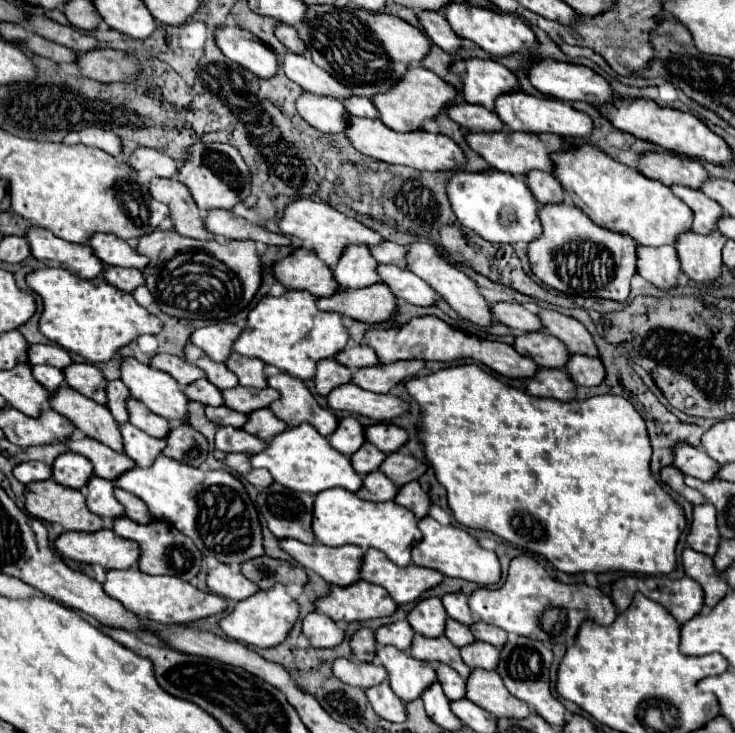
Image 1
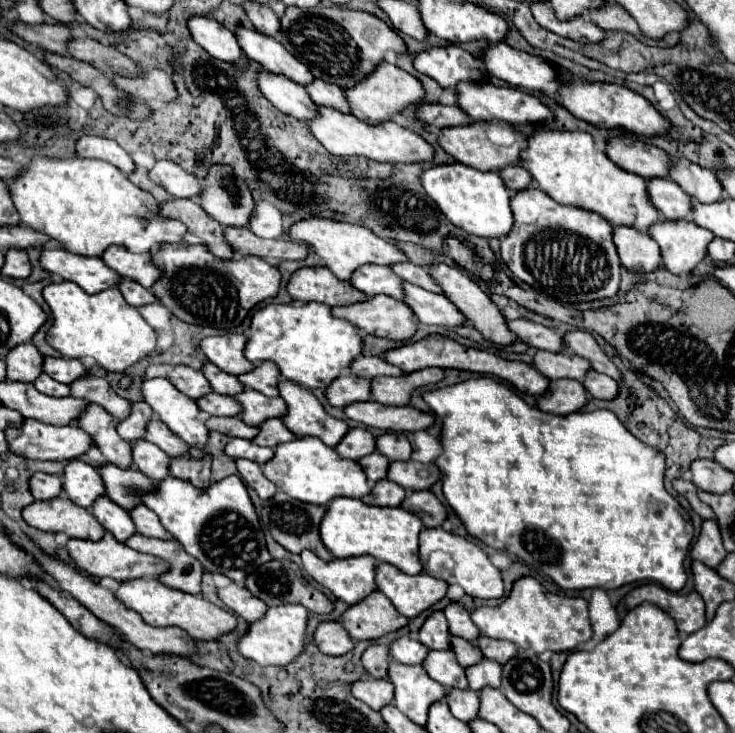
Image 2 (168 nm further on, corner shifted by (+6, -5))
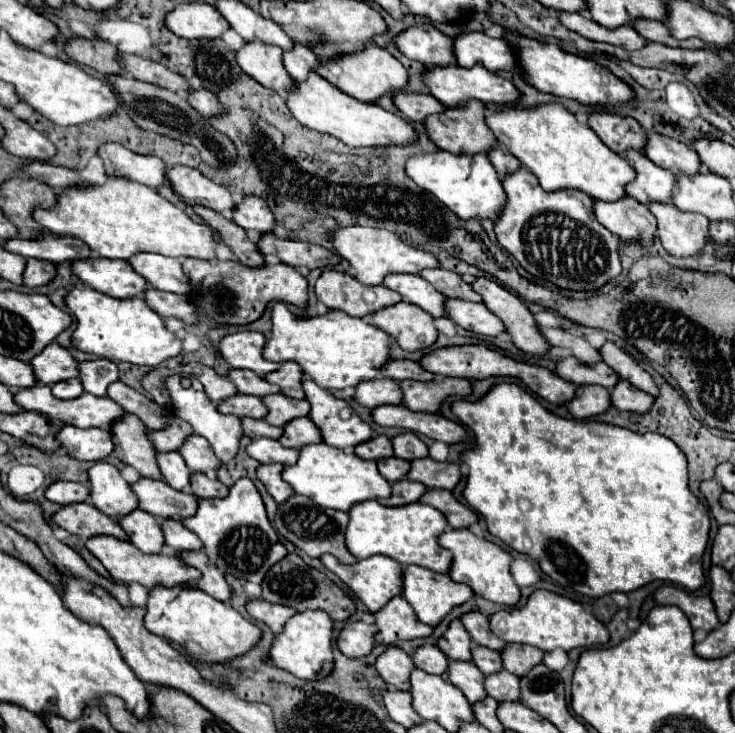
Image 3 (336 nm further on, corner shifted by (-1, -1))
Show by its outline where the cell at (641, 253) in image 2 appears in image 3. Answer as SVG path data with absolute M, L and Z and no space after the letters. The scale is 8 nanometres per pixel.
M623 195L617 201L595 201L593 199L593 213L597 221L607 227L611 233L619 235L623 243L641 243L651 245L657 223L647 205L637 203L631 195Z

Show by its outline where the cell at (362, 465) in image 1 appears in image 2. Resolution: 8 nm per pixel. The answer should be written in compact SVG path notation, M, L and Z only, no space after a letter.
M378 451L362 457L358 463L362 465L366 477L368 477L370 481L374 481L374 483L386 477L386 471L388 471L388 465L390 465L390 461L388 461L382 453L378 453Z

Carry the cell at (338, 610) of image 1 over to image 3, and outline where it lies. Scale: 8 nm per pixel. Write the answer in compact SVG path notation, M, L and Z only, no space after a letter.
M403 597L391 599L379 613L375 613L375 625L379 627L375 641L387 647L395 641L425 639L433 633L433 627L421 623L413 607Z

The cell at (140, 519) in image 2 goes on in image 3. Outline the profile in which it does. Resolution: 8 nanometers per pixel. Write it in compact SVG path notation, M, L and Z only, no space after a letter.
M165 519L161 521L161 527L165 531L165 545L177 553L181 551L201 551L203 543L193 535L193 531L185 529L181 521Z

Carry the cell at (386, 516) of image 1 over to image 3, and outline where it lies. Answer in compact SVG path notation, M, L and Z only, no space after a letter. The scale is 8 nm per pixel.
M363 501L351 507L347 525L347 549L357 559L367 559L371 555L387 555L401 565L419 565L435 573L447 573L453 561L451 551L443 549L437 539L447 529L441 511L425 503L409 503L403 507L383 507L377 501Z

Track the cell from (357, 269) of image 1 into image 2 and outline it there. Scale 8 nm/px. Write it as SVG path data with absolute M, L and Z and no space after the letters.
M364 265L362 269L354 271L350 277L350 285L358 291L366 293L368 297L384 293L394 299L402 299L402 279L390 271L390 267L382 265Z

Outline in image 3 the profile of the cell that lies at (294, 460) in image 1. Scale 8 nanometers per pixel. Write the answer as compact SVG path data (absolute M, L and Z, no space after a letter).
M327 443L305 445L301 449L299 461L285 467L283 479L293 487L295 493L313 499L319 507L349 511L355 503L369 499L385 499L391 495L391 485L379 473L375 461L365 461L351 451L329 447Z

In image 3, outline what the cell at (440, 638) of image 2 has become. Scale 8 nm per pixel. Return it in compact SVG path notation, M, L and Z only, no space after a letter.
M459 619L451 621L451 625L445 631L445 635L439 639L439 649L451 661L473 661L473 655L471 655L473 639L465 631L465 627L463 627L463 623Z

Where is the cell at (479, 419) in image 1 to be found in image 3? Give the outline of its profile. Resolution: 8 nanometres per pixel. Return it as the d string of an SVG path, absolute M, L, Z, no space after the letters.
M501 383L495 385L481 401L471 403L471 401L457 401L453 403L453 413L461 419L461 423L473 431L477 443L463 453L463 463L469 469L467 475L467 487L463 491L467 503L481 515L485 517L489 525L489 533L499 537L503 543L507 543L511 549L529 555L535 559L541 567L543 573L547 573L553 581L561 583L563 587L571 587L573 591L599 599L609 593L629 593L635 591L651 581L671 581L677 585L687 587L689 591L701 589L705 583L703 577L703 553L707 549L709 541L709 529L711 529L711 519L709 511L701 501L689 491L689 475L687 475L687 459L683 451L671 441L665 439L663 435L657 433L633 433L615 425L607 423L597 423L597 421L573 421L573 419L563 419L553 413L549 413L533 395L529 395L525 389L519 389L515 383Z

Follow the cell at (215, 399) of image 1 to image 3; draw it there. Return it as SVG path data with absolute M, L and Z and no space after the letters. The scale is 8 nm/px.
M235 395L225 399L225 403L219 405L221 413L227 415L237 415L237 417L253 417L253 419L263 419L269 409L265 407L265 403L259 397L251 397L251 395Z

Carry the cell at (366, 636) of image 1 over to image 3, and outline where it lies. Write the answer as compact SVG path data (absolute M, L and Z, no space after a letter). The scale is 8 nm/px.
M389 647L377 659L379 675L385 679L385 683L389 683L401 691L409 691L409 675L413 669L415 669L413 659L399 647Z

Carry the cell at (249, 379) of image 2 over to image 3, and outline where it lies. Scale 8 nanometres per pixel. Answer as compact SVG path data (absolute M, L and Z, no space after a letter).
M287 361L281 363L281 371L273 371L265 377L269 383L275 383L281 387L281 393L293 399L303 399L305 393L301 391L301 379L303 379L303 371L299 367L299 363Z

